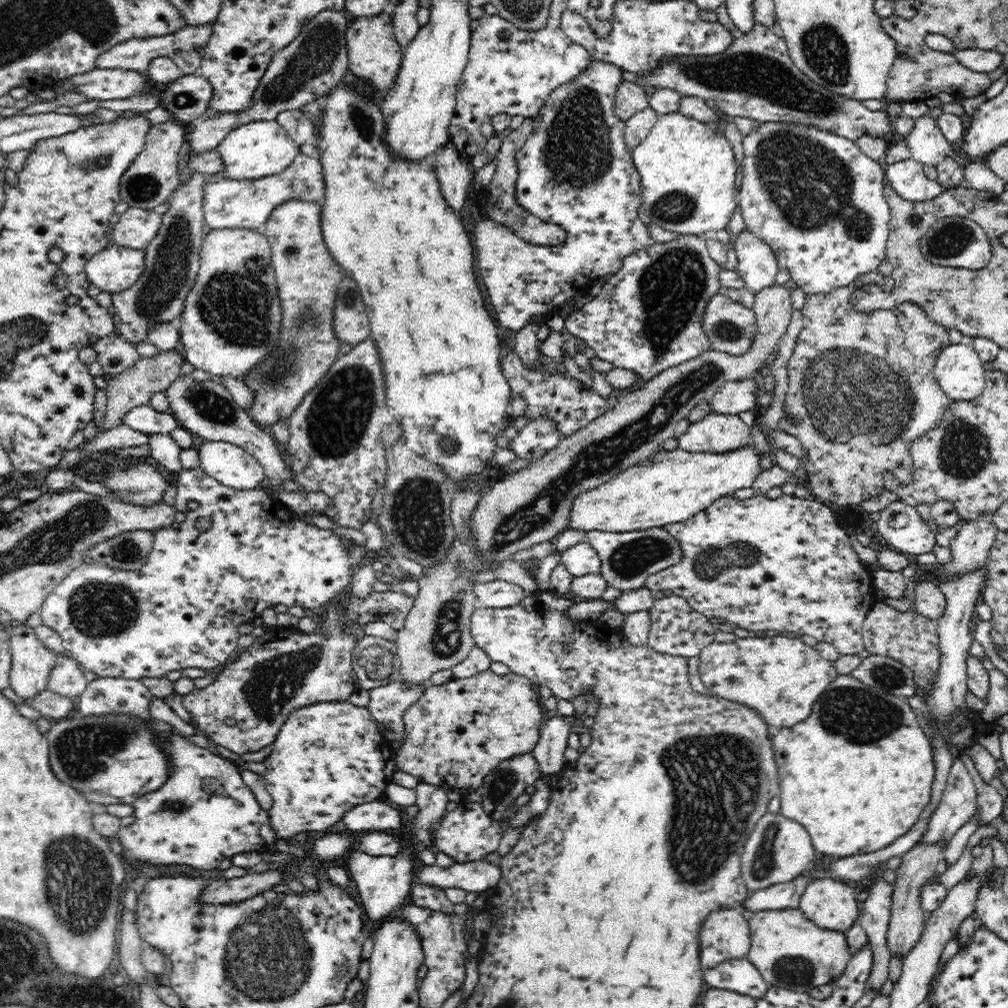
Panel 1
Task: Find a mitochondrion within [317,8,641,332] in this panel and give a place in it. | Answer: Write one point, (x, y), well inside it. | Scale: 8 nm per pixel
(576, 152)

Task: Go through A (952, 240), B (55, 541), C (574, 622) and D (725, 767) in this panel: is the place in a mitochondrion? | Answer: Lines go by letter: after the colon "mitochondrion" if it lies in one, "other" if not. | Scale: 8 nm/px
A: mitochondrion
B: mitochondrion
C: other
D: mitochondrion

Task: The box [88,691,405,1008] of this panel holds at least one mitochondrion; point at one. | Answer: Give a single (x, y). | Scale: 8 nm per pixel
(269, 957)

